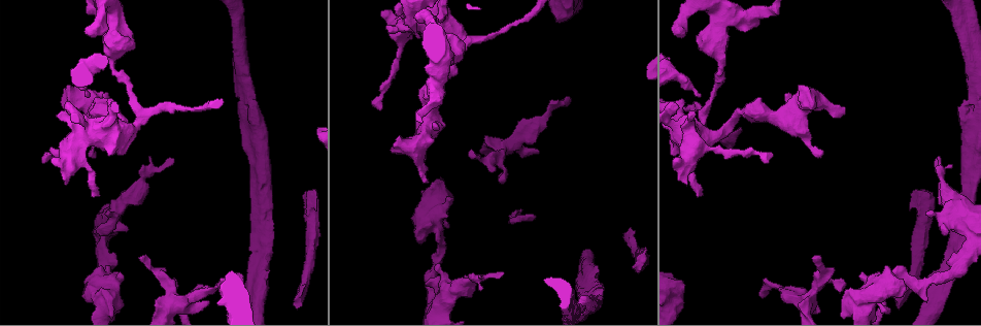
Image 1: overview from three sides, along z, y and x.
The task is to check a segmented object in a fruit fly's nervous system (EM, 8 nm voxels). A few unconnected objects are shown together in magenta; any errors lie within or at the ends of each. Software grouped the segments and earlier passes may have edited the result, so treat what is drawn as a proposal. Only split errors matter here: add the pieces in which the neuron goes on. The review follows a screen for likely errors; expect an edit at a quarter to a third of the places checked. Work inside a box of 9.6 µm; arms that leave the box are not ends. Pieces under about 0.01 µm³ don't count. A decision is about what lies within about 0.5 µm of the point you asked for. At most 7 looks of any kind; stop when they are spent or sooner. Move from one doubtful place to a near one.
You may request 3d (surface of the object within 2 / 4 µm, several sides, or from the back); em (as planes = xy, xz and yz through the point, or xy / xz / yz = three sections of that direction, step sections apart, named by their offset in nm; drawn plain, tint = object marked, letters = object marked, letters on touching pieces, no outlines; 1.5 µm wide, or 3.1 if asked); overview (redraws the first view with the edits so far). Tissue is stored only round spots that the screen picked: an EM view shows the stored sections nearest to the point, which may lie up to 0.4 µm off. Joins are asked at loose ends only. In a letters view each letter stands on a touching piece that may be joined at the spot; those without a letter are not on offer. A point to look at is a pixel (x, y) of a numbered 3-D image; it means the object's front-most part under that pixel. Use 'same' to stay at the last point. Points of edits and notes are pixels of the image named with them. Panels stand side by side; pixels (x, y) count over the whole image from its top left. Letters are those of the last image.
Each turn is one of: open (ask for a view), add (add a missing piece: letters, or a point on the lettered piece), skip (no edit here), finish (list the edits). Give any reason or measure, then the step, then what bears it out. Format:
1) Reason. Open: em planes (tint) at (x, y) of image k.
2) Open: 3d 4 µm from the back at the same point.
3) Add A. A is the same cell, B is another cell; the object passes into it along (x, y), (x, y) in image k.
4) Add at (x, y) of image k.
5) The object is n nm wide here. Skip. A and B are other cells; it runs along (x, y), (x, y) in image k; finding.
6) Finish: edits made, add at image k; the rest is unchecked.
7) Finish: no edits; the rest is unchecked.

An open end. Open: 3d 4 µm from the back at (501, 271) of image 1.

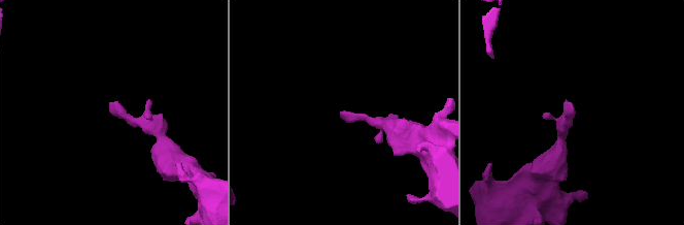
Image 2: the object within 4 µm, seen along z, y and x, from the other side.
Open: em planes (tint) at (569, 102) of image 2.

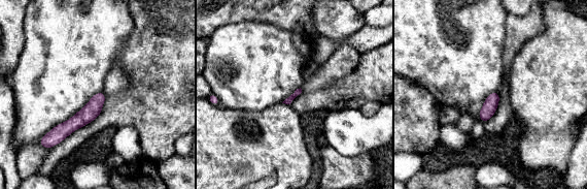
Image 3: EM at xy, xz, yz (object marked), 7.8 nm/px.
Open: em planes (letters) at the same point.

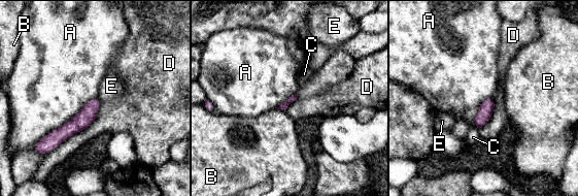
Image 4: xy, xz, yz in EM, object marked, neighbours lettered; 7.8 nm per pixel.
Skip. A, B, C, D and E are other cells; it runs along (97, 102), (52, 145) in image 4; no lettered piece goes on from it.

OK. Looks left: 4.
Open: em planes (letters) at (249, 293) of image 1.

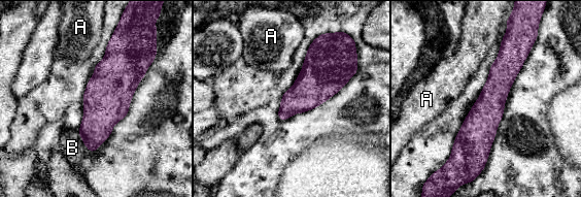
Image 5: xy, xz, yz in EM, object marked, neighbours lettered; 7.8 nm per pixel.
Skip. A and B are other cells; it runs along (505, 42), (478, 163) in image 5; none of them fits.

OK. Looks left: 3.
End of a long branch. Open: em planes (letters) at (627, 236) of image 1.

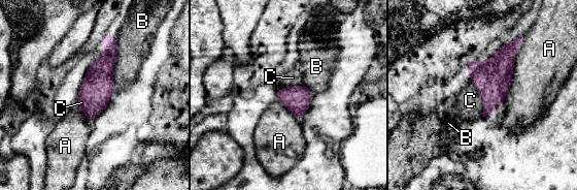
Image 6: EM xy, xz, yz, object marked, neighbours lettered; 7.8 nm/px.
The object is 200 nm wide here; the longest contact is with A, 550 nm. Add C. C is the same cell, A and B are other cells; the neuron continues.

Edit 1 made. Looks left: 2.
Finish: edits made, add at image 6; the rest is unchecked.

